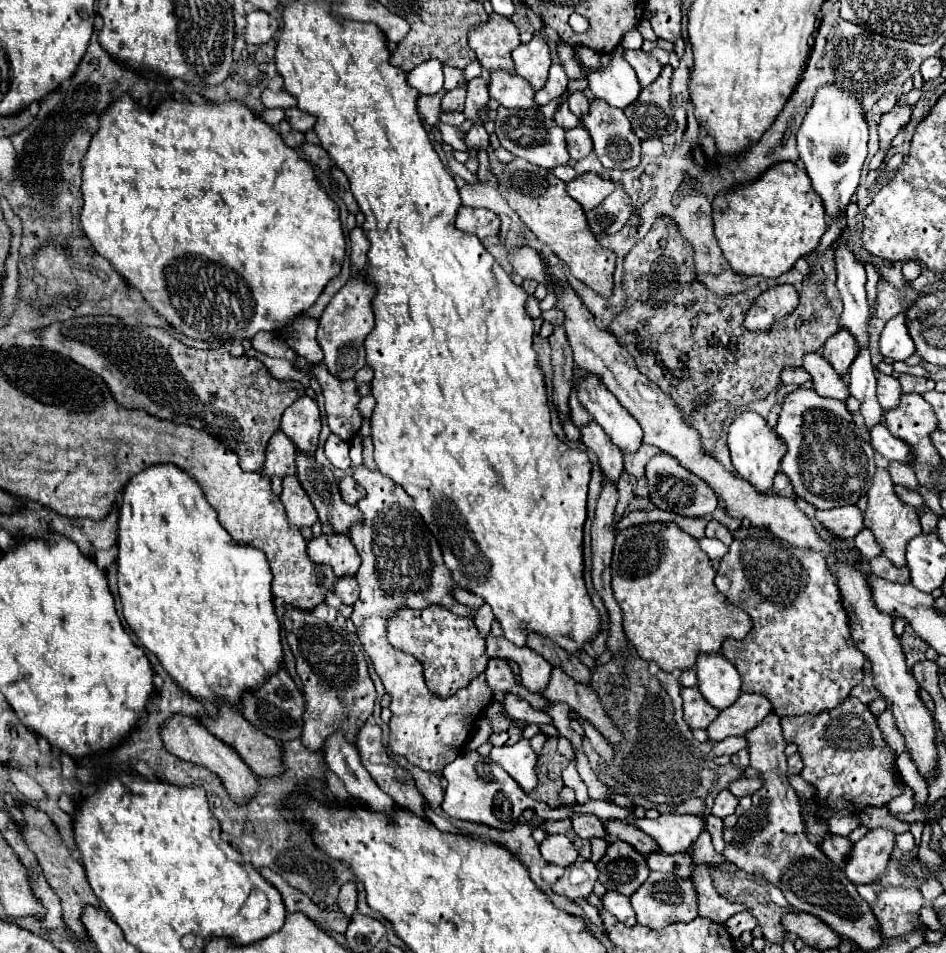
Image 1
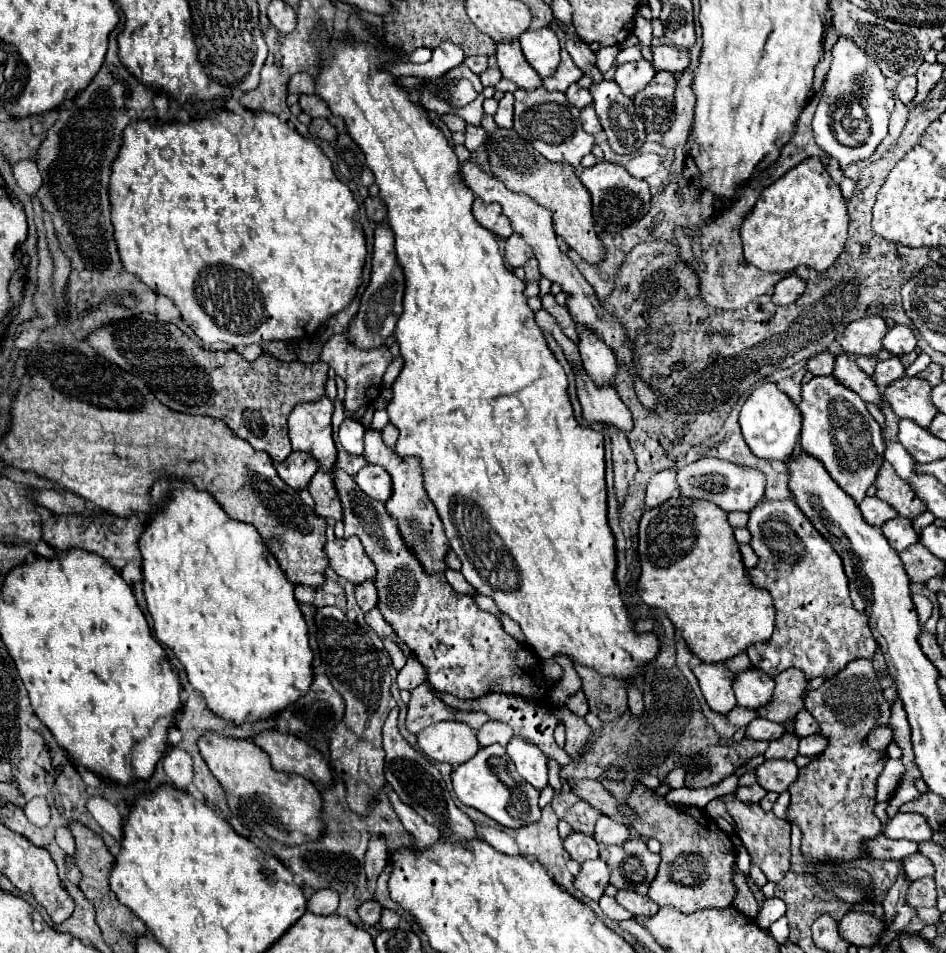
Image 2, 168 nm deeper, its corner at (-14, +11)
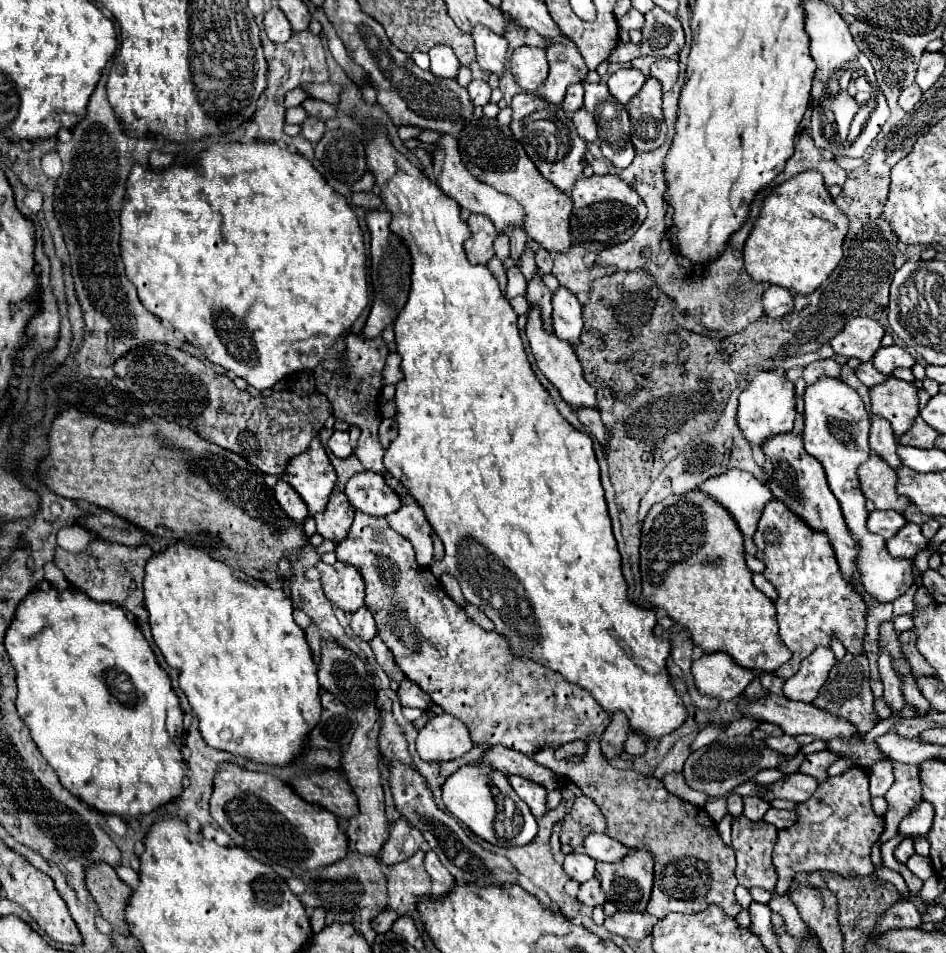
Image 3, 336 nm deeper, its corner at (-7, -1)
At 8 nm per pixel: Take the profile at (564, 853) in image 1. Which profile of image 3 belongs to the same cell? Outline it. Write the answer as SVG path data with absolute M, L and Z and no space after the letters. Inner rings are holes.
M570 852L566 858L564 858L564 872L574 878L576 882L586 882L590 878L594 878L594 872L596 872L596 862L582 854L582 852Z

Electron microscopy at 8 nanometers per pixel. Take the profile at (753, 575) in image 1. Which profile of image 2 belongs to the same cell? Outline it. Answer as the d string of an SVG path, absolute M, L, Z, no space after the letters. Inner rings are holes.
M791 498L759 502L757 508L749 514L747 530L751 532L751 548L759 556L759 564L749 570L749 576L755 586L771 592L777 608L773 638L765 644L753 644L747 650L753 666L771 678L781 674L781 668L795 666L807 674L807 680L813 680L817 676L831 678L839 672L839 668L845 668L847 662L855 658L873 658L877 642L871 634L867 614L857 612L851 604L841 558L835 554L831 544L813 528L797 504Z

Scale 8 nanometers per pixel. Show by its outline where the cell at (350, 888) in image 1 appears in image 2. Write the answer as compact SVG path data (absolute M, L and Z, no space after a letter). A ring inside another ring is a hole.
M375 838L369 842L369 850L365 854L365 872L369 878L377 878L383 872L387 864L387 854L389 854L389 848L385 840Z

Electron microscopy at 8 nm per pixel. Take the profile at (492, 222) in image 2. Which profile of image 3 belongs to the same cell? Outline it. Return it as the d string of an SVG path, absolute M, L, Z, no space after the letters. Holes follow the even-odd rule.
M472 214L468 218L468 226L472 230L472 238L466 242L466 254L472 264L488 264L488 260L494 256L494 240L496 240L496 228L488 216Z

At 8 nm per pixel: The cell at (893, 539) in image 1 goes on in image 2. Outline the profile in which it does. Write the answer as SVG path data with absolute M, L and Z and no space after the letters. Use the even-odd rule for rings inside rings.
M887 460L879 468L875 486L877 486L877 498L891 504L899 516L915 520L915 516L927 510L923 500L919 500L919 496L911 492L911 486L903 482L901 476L895 476L895 470L891 468L891 464L887 464Z

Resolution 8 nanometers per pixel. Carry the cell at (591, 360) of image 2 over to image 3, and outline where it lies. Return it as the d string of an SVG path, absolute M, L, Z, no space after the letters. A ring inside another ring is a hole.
M560 286L552 296L552 322L554 332L560 340L576 346L582 332L582 306L578 298L564 286Z

